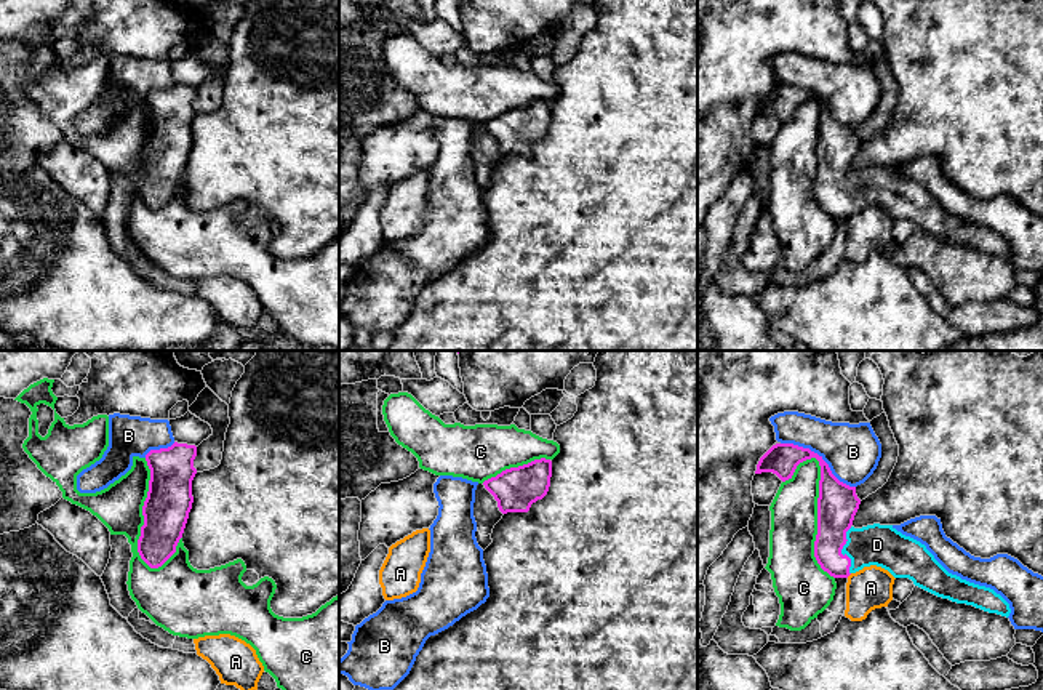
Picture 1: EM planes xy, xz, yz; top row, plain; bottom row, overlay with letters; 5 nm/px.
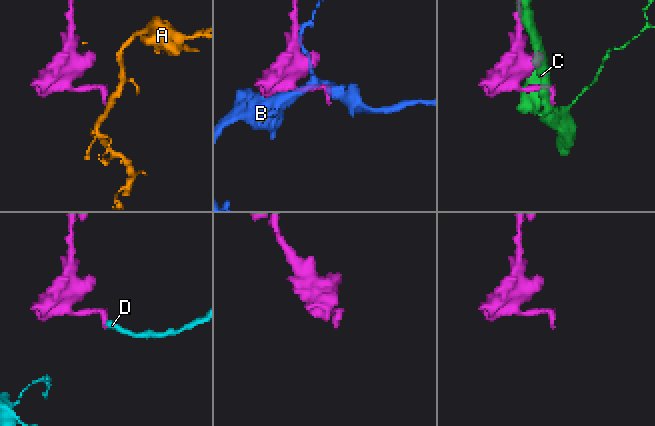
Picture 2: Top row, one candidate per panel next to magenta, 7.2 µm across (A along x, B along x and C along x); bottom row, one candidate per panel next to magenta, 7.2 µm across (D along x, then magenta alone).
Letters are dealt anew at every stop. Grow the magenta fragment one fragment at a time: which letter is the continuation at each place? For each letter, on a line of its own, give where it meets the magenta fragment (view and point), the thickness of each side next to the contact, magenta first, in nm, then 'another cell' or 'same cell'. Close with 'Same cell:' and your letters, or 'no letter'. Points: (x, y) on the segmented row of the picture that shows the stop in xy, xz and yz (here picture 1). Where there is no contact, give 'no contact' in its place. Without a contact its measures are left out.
A: meets magenta in yz at (848, 575); 150 nm thick on the magenta side, 220 nm on the other; another cell
B: meets magenta in yz at (819, 457); 200 nm thick on the magenta side, 280 nm on the other; another cell
C: meets magenta in yz at (818, 517); 200 nm thick on the magenta side, 240 nm on the other; another cell
D: meets magenta in yz at (840, 551); 200 nm thick on the magenta side, 200 nm on the other; same cell
Same cell: D

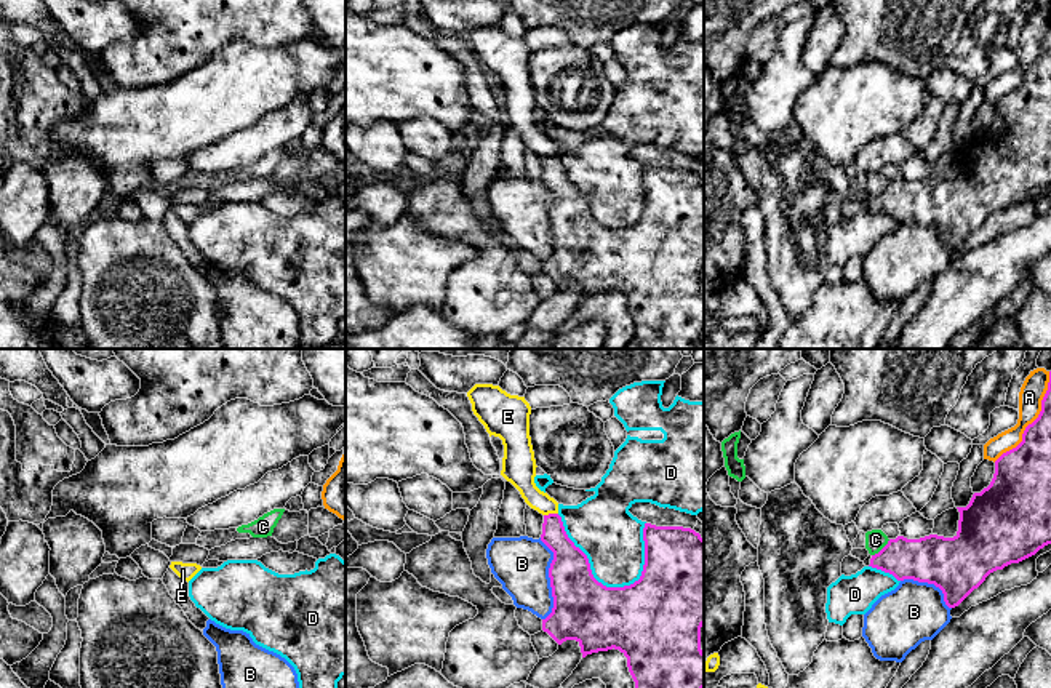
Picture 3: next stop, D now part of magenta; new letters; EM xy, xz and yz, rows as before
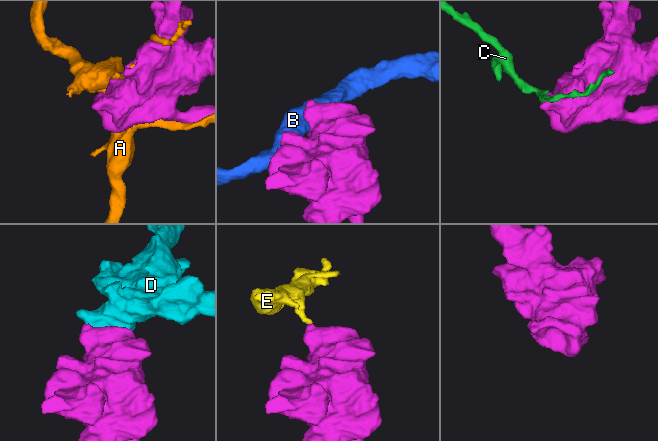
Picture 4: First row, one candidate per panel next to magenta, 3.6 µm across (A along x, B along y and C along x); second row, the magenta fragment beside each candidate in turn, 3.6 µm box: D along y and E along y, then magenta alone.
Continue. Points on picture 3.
A: meets magenta in yz at (1035, 420); 240 nm thick on the magenta side, 120 nm on the other; another cell
B: meets magenta in xz at (551, 580); 320 nm thick on the magenta side, 280 nm on the other; another cell
C: meets magenta in yz at (882, 549); 240 nm thick on the magenta side, 110 nm on the other; another cell
D: meets magenta in xz at (589, 568); 320 nm thick on the magenta side, 320 nm on the other; another cell
E: meets magenta in xz at (551, 514); 160 nm thick on the magenta side, 130 nm on the other; another cell
Same cell: no letter

